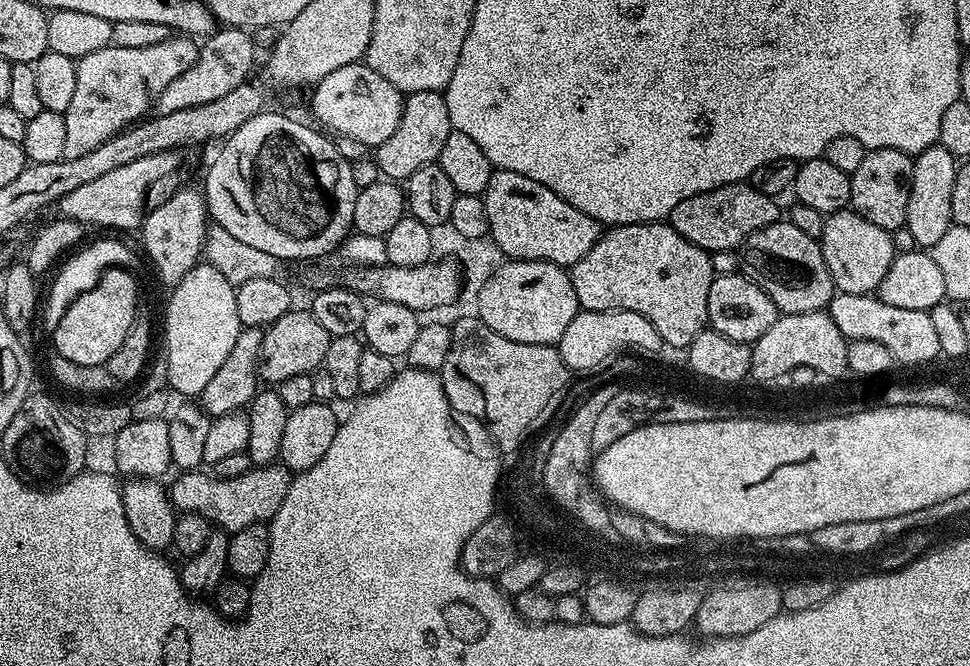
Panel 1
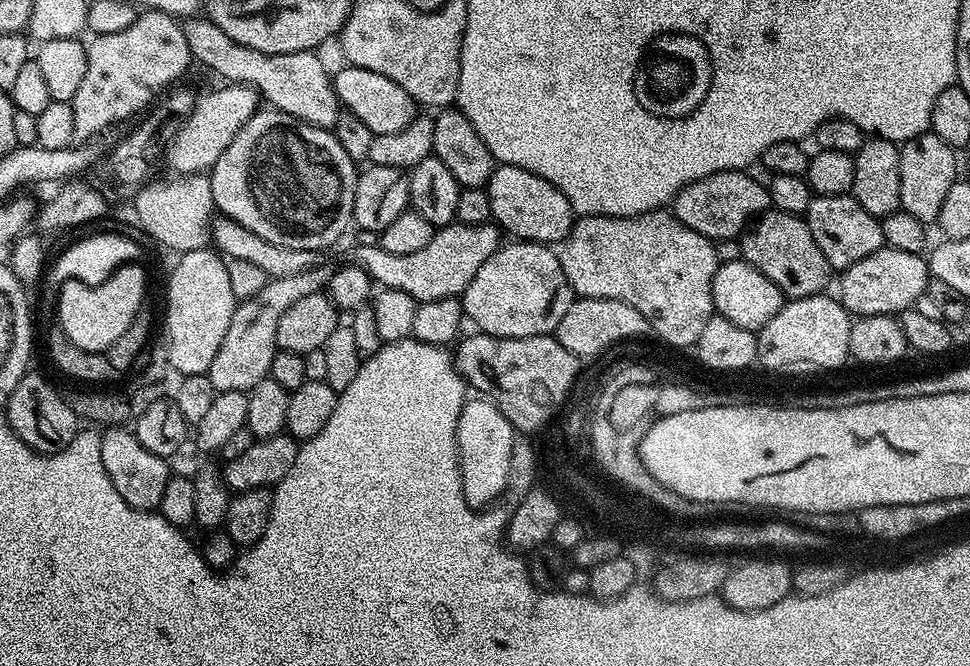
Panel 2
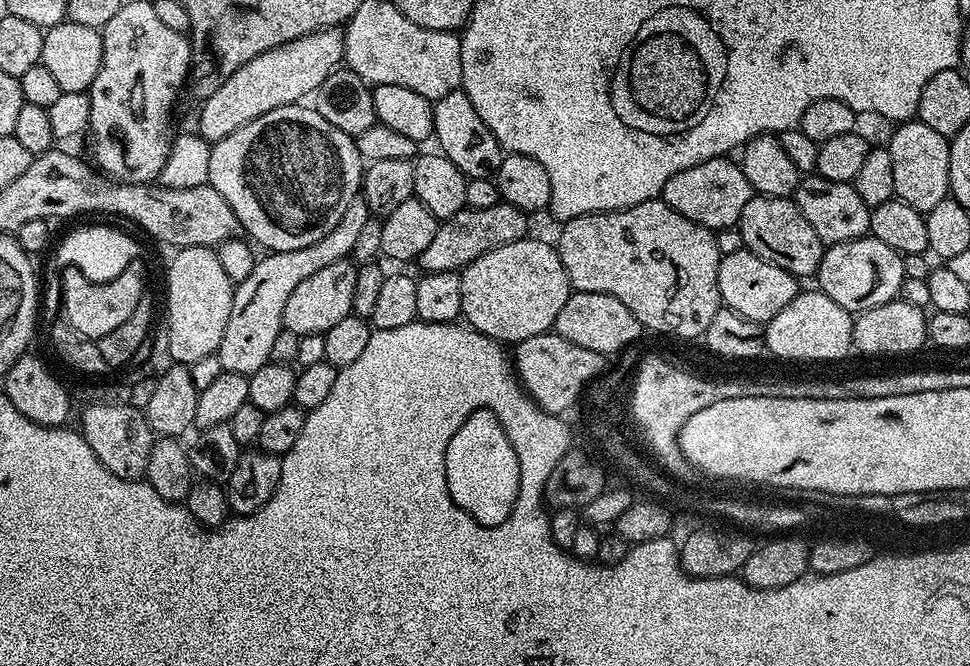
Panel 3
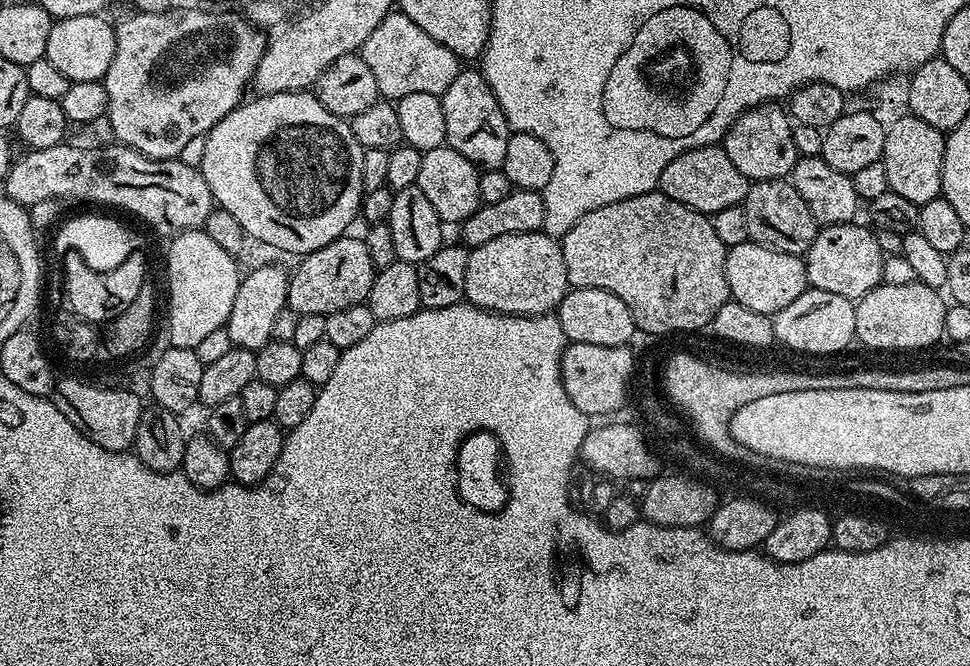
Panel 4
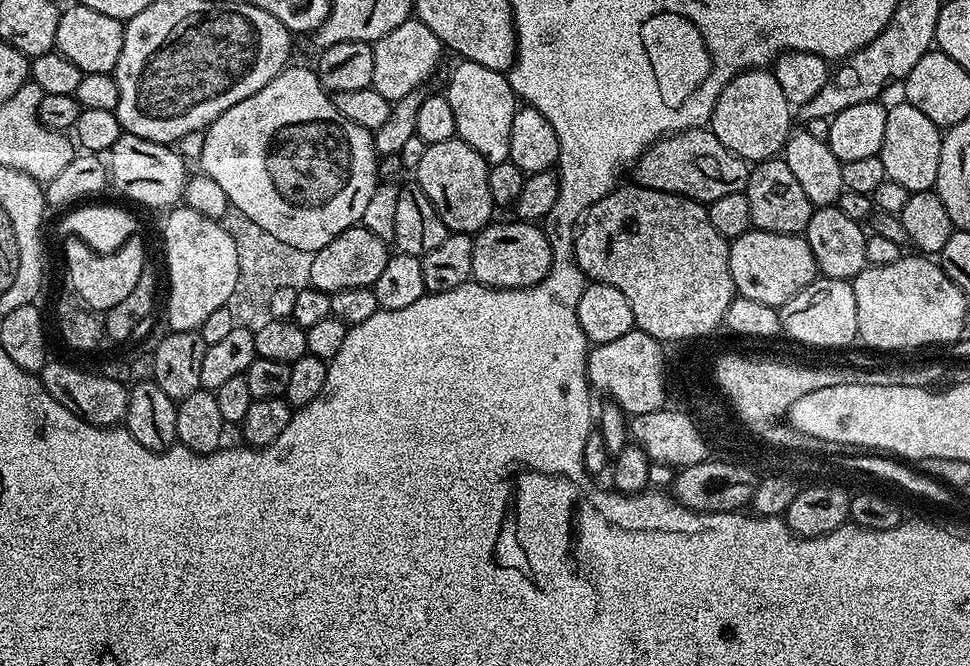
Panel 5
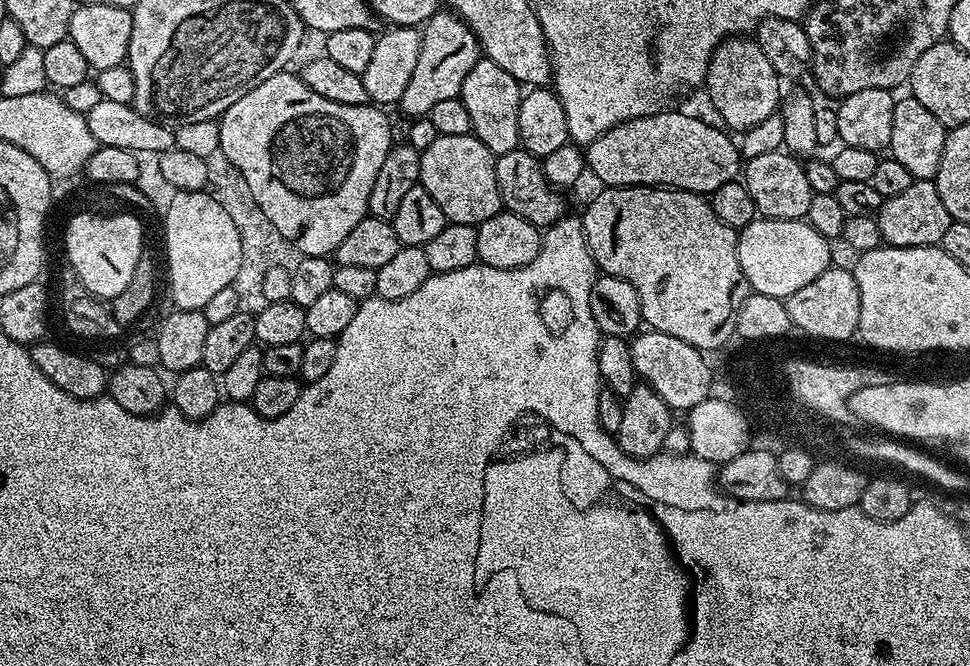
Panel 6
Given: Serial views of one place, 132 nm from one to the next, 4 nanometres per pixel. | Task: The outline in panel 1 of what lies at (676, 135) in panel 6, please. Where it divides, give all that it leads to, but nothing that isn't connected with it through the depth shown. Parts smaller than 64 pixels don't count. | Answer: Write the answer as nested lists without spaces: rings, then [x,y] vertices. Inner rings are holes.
[[[751,182],[727,184],[714,190],[706,190],[702,194],[694,194],[694,198],[682,198],[678,206],[674,206],[670,223],[686,242],[694,242],[694,246],[711,254],[718,250],[736,250],[743,245],[750,234],[759,228],[765,228],[781,219],[782,208],[775,199],[766,194],[758,194]]]

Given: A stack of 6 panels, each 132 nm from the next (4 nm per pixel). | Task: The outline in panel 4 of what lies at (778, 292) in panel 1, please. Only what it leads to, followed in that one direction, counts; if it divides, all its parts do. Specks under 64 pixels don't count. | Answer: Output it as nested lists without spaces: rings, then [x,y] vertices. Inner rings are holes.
[[[791,179],[757,180],[749,183],[742,207],[746,214],[746,230],[751,243],[795,256],[804,256],[810,250],[818,225],[814,214],[810,214],[810,206],[806,206],[802,194],[798,194]]]

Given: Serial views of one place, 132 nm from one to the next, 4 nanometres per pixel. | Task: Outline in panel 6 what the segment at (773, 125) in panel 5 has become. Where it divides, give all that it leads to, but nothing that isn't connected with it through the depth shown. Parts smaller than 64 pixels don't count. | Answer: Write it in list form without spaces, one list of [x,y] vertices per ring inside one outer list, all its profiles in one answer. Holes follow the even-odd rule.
[[[733,34],[714,50],[712,61],[708,67],[706,89],[712,104],[716,108],[724,108],[720,112],[723,127],[728,130],[740,128],[747,130],[758,126],[770,118],[773,110],[782,104],[780,96],[781,76],[770,66],[766,54],[762,54],[762,46],[758,46],[755,39],[744,34]]]

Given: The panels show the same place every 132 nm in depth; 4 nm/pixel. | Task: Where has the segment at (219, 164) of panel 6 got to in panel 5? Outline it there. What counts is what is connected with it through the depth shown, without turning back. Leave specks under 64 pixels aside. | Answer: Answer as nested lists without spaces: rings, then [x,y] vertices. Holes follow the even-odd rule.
[[[236,209],[229,211],[224,225],[234,240],[238,255],[238,279],[226,307],[237,327],[256,333],[273,319],[269,304],[274,290],[285,286],[299,290],[309,285],[313,252],[299,251],[288,243],[279,241],[274,234],[258,228],[256,223]]]

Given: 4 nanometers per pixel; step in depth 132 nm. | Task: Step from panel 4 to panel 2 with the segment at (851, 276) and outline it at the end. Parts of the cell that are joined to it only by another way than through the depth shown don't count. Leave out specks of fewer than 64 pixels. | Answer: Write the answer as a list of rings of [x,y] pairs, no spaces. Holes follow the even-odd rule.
[[[879,248],[874,254],[854,262],[854,266],[839,273],[838,299],[853,317],[891,316],[909,311],[916,300],[925,295],[929,275],[928,261],[919,252],[906,254],[906,250]]]

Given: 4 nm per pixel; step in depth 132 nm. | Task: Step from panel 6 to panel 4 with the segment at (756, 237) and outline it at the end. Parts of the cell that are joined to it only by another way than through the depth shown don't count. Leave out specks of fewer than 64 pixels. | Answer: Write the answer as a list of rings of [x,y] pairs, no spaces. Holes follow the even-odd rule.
[[[739,244],[728,249],[726,254],[726,286],[731,299],[737,300],[758,314],[775,317],[777,312],[786,310],[798,294],[806,291],[810,285],[804,256],[786,254],[782,250],[767,248],[761,244]]]

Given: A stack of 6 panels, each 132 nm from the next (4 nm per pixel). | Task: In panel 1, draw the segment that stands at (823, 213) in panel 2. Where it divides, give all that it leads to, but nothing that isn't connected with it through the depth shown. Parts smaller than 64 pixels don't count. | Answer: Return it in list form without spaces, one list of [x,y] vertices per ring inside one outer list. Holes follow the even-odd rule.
[[[851,210],[827,213],[818,243],[822,258],[826,258],[835,291],[855,296],[875,293],[882,278],[886,278],[886,270],[890,270],[892,259],[897,256],[891,232],[882,230],[882,226],[874,226],[874,222],[866,222],[862,214]]]

